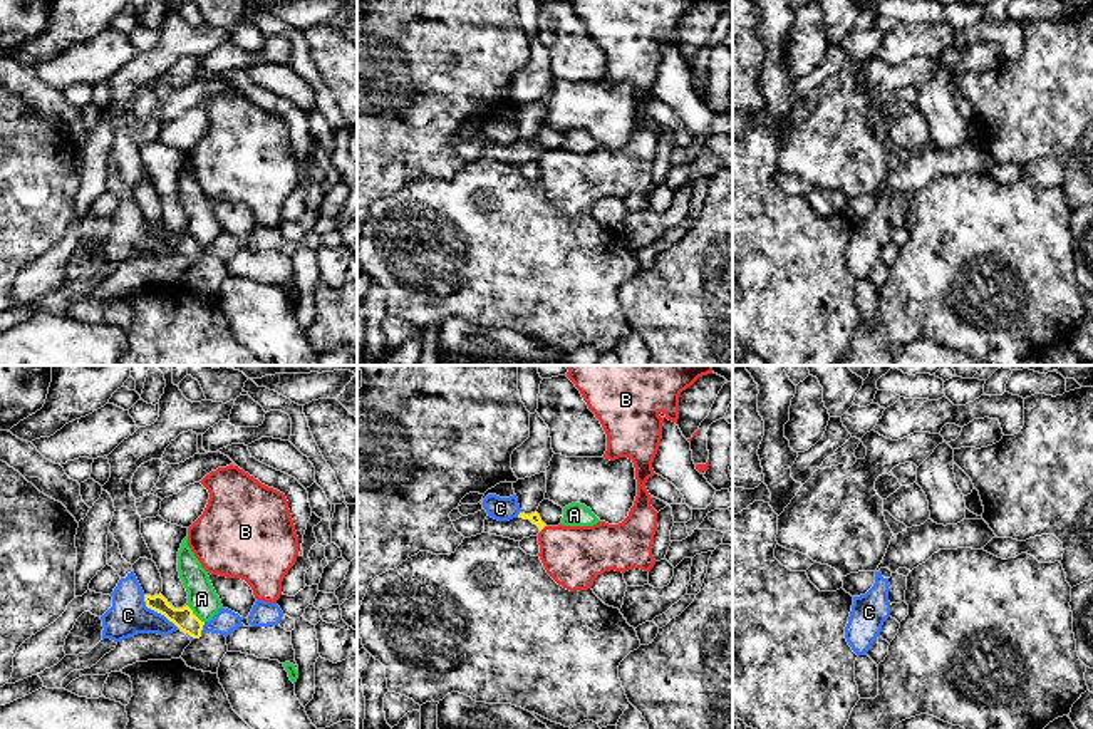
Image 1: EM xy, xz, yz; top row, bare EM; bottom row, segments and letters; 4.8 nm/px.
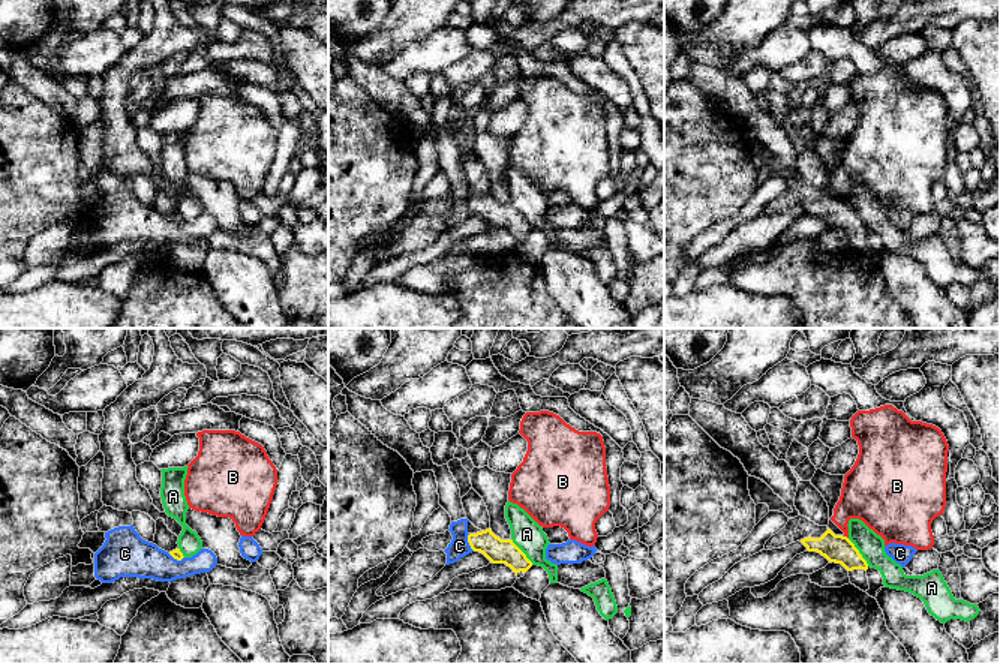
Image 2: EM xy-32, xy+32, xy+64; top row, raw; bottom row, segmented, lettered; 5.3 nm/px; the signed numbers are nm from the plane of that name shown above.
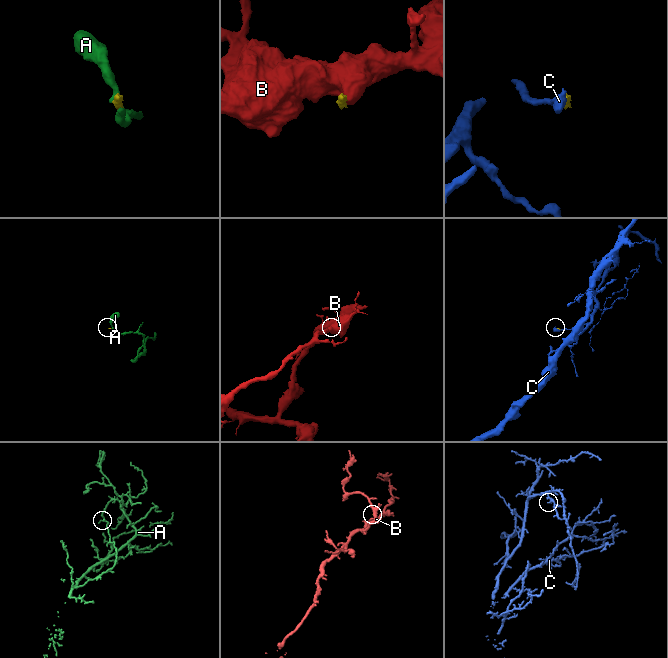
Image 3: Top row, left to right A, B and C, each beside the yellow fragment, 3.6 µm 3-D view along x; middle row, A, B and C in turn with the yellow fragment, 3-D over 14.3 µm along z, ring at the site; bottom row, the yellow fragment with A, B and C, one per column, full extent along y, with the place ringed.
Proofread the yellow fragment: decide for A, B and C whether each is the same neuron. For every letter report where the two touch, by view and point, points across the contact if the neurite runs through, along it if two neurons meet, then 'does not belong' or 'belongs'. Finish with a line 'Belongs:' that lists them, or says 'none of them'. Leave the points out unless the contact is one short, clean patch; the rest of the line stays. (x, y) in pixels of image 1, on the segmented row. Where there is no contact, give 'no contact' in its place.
A: contact xy (193, 614); border xy (186, 604), (203, 622); does not belong
B: contact xz (543, 527); border xz (545, 525), (540, 532); does not belong
C: contact xy (158, 612); border xy (143, 595), (148, 607), (163, 614), (180, 629); does not belong
Belongs: none of them

